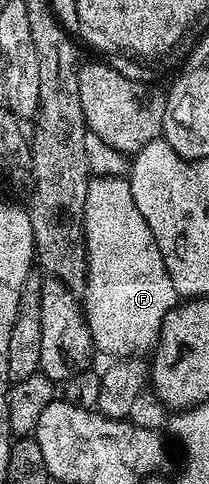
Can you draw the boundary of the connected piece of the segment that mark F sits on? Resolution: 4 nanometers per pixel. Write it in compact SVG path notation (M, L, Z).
M99 234L97 242L85 238L87 274L83 289L83 311L91 330L93 347L100 355L102 352L105 356L111 356L109 358L126 358L152 353L161 339L165 316L179 303L171 274L167 274L167 266L163 262L163 254L159 254L155 234L145 234L145 238L149 244L131 244L127 234Z

